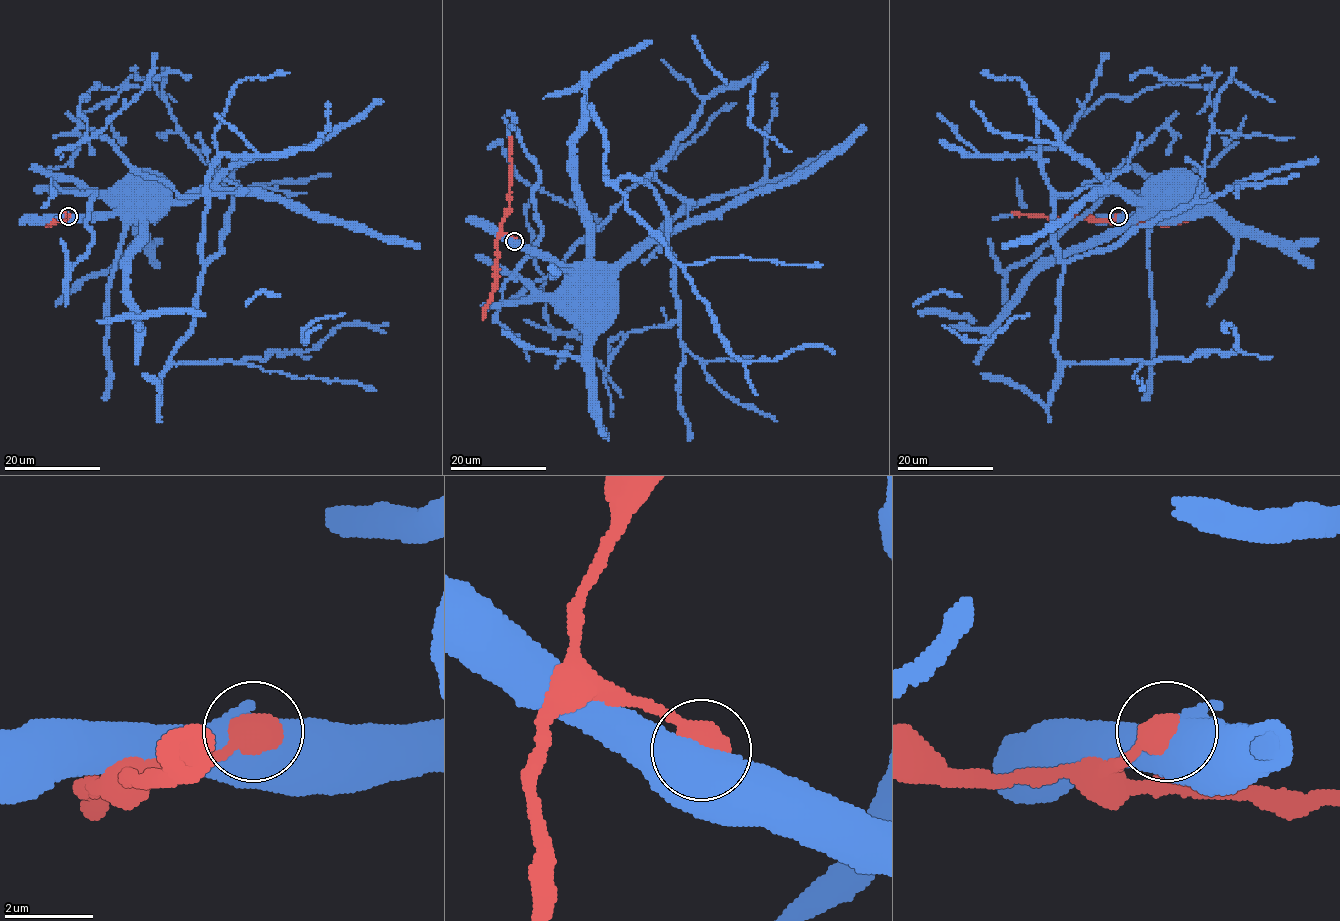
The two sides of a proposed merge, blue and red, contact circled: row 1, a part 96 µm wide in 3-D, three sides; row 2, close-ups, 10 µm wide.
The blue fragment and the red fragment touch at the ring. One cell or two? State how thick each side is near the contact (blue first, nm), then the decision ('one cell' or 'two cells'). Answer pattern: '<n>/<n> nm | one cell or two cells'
550/700 nm | one cell

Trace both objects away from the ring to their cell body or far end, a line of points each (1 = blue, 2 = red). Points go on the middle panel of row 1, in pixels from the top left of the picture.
1: (515, 241), (523, 243), (533, 253), (556, 261), (565, 271), (566, 297), (593, 324)
2: (515, 241), (501, 230), (510, 194), (509, 135)

